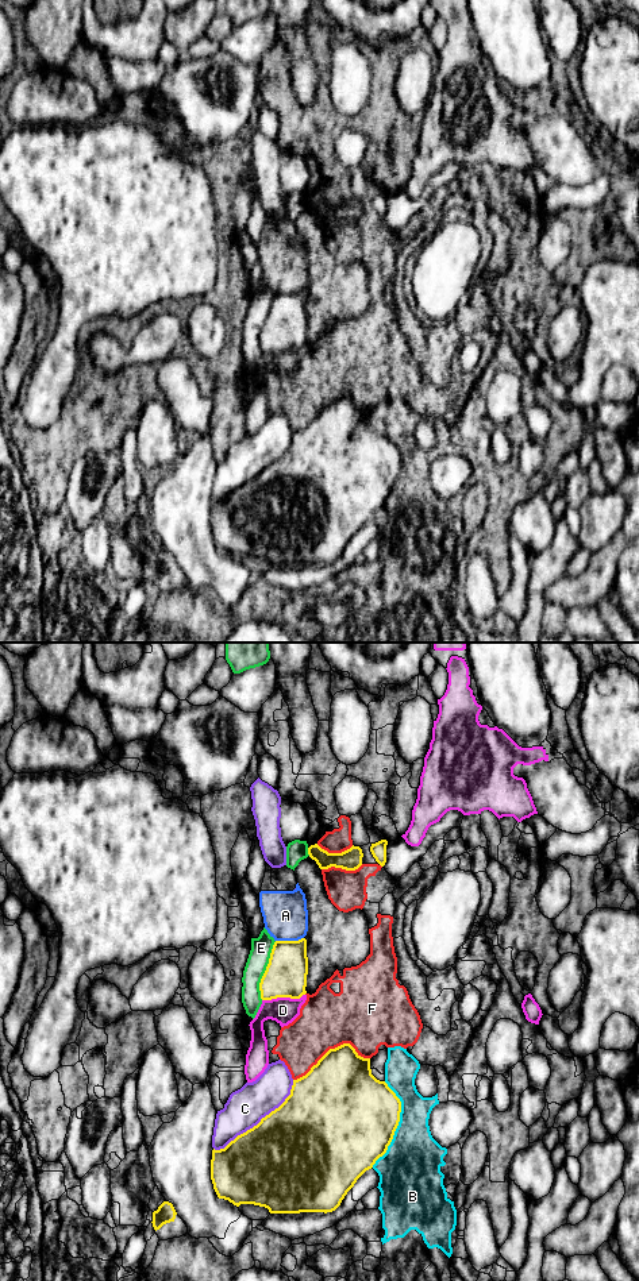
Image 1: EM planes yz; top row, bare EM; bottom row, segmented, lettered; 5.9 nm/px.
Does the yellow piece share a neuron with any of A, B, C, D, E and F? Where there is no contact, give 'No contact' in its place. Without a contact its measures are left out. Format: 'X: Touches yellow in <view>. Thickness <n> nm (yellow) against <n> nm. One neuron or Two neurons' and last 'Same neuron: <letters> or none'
A: Touches yellow in yz. Thickness 260 nm (yellow) against 260 nm. Two neurons
B: Touches yellow in yz. Thickness 480 nm (yellow) against 340 nm. Two neurons
C: Touches yellow in yz. Thickness 500 nm (yellow) against 240 nm. Two neurons
D: Touches yellow in yz. Thickness 260 nm (yellow) against 160 nm. Two neurons
E: Touches yellow in yz. Thickness 260 nm (yellow) against 130 nm. Two neurons
F: Touches yellow in yz. Thickness 420 nm (yellow) against 340 nm. Two neurons
Same neuron: none

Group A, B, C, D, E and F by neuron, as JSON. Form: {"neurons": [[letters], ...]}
{"neurons": [["A", "F"], ["B"], ["C"], ["D"], ["E"]]}

